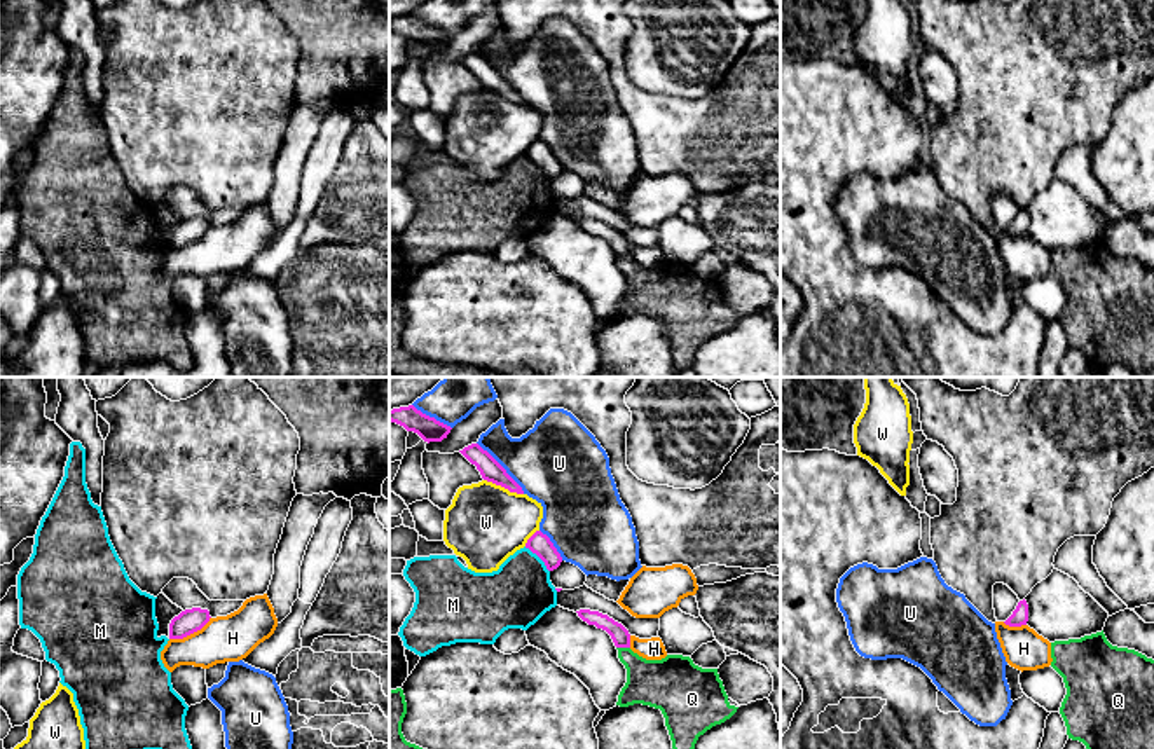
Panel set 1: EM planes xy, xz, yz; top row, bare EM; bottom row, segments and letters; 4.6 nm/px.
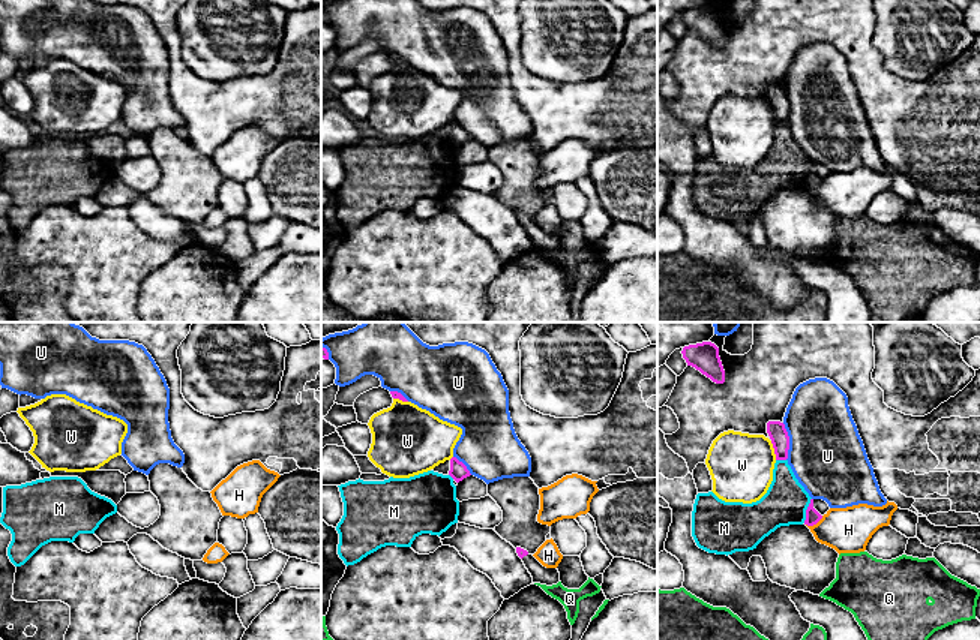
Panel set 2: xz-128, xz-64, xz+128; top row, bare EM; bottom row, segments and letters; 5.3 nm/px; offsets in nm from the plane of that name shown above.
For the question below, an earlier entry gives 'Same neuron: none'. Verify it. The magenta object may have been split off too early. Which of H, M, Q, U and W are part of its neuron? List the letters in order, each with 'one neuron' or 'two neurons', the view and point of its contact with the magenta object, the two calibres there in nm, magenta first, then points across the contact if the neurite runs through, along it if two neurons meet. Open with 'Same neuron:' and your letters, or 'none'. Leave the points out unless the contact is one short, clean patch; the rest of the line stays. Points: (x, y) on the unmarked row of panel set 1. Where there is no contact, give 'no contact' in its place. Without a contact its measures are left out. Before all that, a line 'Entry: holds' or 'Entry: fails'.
Entry: holds
Same neuron: none
H: two neurons | xy (191, 241) | 110/220 nm
M: two neurons | xz (538, 164) | 100/300 nm | along xz (524, 156), (549, 180)
Q: two neurons | xz (624, 255) | 90/220 nm | along xz (617, 255), (629, 257)
U: two neurons | xz (503, 77) | 100/400 nm
W: two neurons | xz (503, 95) | 100/360 nm | along xz (484, 88), (522, 103)

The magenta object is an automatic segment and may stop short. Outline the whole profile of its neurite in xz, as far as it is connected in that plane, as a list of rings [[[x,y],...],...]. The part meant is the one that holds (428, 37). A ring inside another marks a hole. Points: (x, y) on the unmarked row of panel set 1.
[[[414,14],[389,19],[389,30],[417,42],[424,51],[442,51],[450,42],[450,35],[417,19]]]

